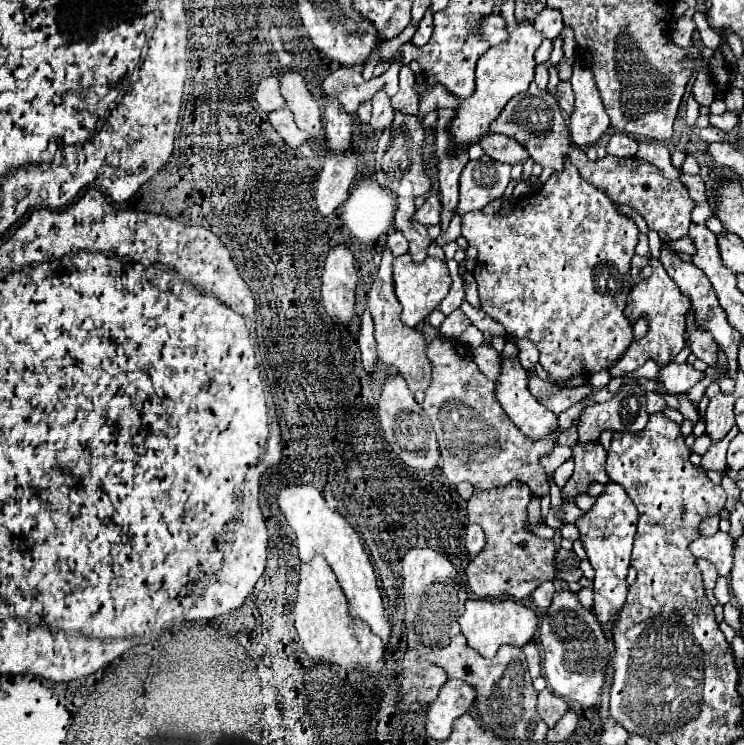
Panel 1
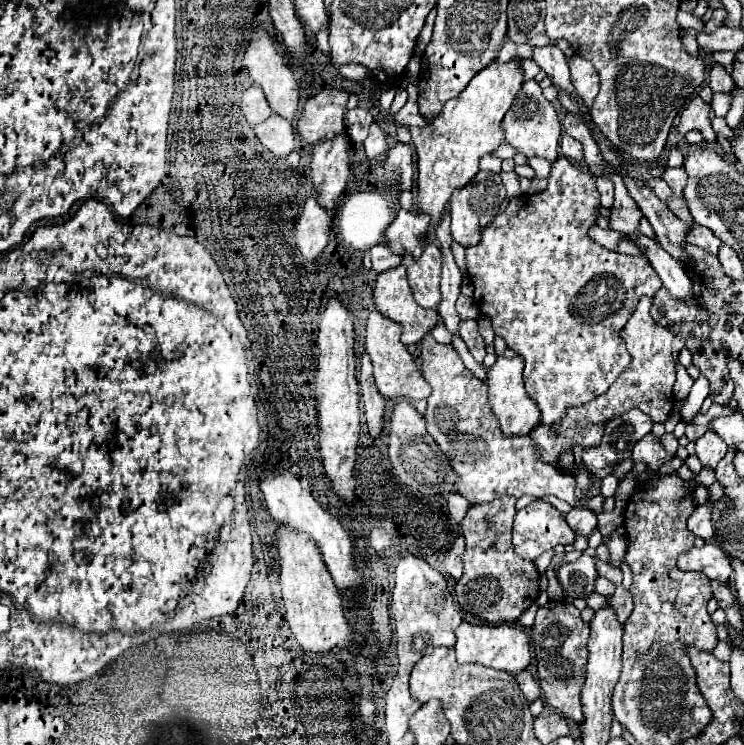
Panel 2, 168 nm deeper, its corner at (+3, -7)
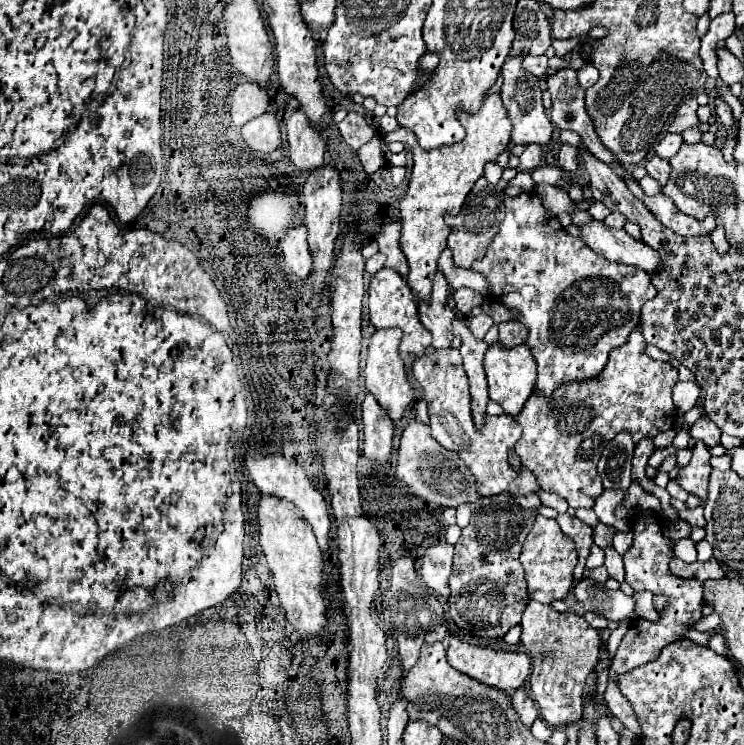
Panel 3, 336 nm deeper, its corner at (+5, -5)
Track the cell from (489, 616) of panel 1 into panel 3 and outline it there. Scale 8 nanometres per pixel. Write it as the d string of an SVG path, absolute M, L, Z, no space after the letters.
M451 636L449 640L449 648L447 648L447 662L467 674L469 678L491 686L491 688L499 688L499 690L517 690L525 684L527 676L531 674L531 660L527 658L527 654L521 652L501 652L501 650L493 650L493 648L481 648L481 646L473 646L467 642L461 642L457 636Z

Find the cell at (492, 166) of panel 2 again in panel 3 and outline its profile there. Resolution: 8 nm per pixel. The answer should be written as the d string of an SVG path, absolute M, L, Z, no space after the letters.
M488 162L485 165L484 177L491 183L496 185L502 178L503 170L500 166L493 162Z

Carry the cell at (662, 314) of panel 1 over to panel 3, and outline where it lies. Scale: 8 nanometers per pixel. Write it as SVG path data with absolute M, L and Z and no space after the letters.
M639 328L631 332L631 338L627 346L621 346L619 350L611 350L609 362L603 368L603 372L591 380L571 382L565 386L559 386L551 396L543 396L541 390L535 390L531 398L525 402L523 410L515 420L523 428L521 438L515 444L515 452L519 454L523 466L531 470L537 476L537 482L541 490L553 492L567 500L571 508L593 508L595 500L601 496L601 478L597 474L597 460L595 460L595 436L599 438L601 452L605 444L609 444L619 432L629 432L633 438L633 444L639 444L641 438L655 438L663 430L671 430L675 426L675 406L671 400L671 390L677 384L675 368L667 362L657 362L645 354L645 340Z

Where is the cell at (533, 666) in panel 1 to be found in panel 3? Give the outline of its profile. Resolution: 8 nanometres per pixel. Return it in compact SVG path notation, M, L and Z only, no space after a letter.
M523 688L523 690L515 690L515 694L511 694L511 704L513 704L513 708L517 710L519 720L523 722L523 726L531 728L531 724L533 724L535 718L539 716L539 710L537 710L535 704L531 702L527 690L525 690L525 688Z

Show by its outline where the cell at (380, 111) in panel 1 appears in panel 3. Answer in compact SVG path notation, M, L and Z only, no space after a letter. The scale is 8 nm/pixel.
M375 134L375 138L373 138L371 142L367 142L365 146L361 146L361 148L357 150L357 156L359 156L359 160L361 160L363 170L365 170L367 174L375 174L375 172L383 166L383 162L385 162L381 136Z

